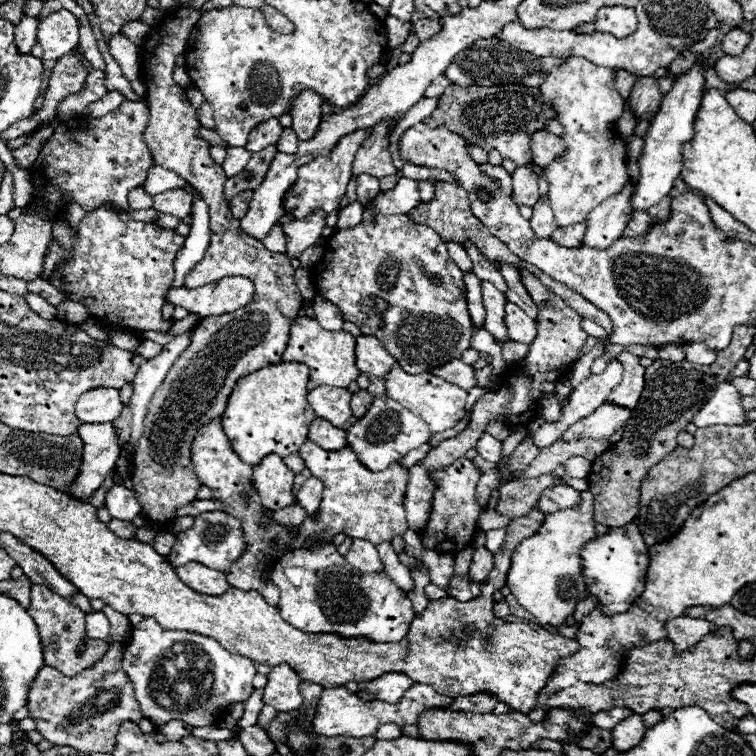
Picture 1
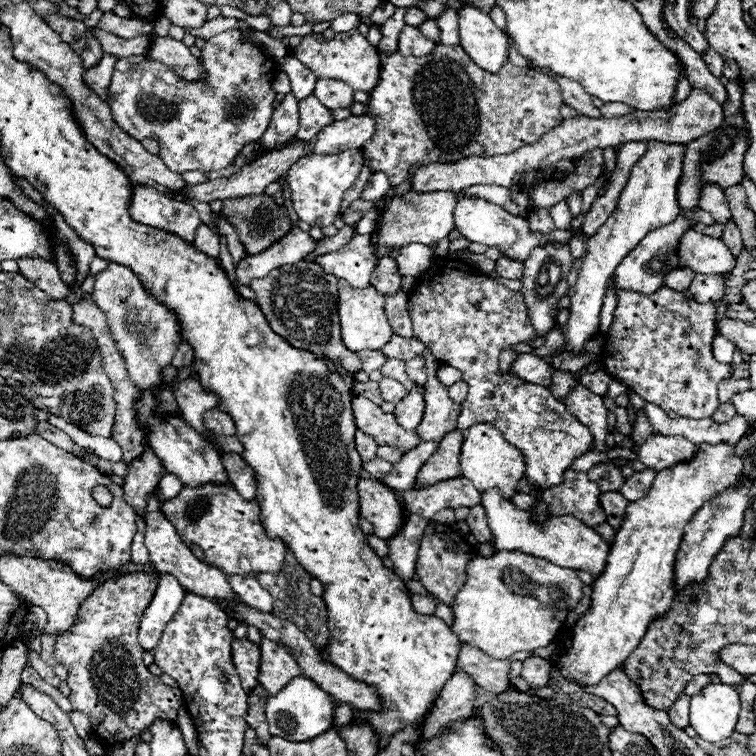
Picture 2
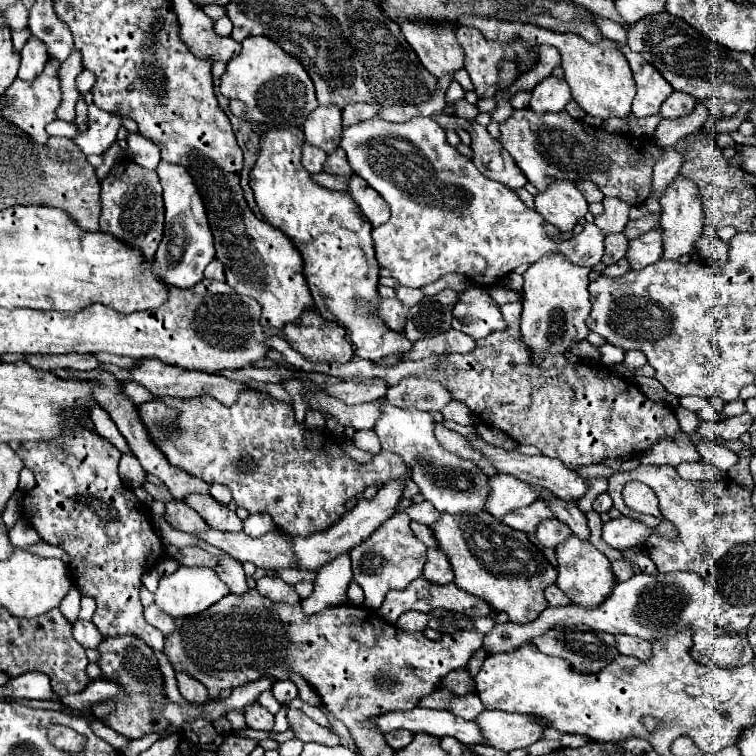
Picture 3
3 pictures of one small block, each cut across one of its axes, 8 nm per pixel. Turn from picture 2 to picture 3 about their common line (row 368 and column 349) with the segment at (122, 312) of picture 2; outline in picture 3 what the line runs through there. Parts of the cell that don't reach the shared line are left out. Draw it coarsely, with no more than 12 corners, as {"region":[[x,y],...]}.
{"region":[[432,118],[344,128],[388,202],[376,260],[422,288],[494,286],[552,252],[604,254],[596,224],[544,218],[448,144]]}

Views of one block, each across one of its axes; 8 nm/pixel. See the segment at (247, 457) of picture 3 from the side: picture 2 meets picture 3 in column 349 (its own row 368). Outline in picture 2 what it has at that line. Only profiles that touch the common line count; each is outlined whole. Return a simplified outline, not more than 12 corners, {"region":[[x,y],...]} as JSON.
{"region":[[436,258],[414,338],[470,386],[456,428],[494,424],[556,486],[592,432],[548,388],[500,372],[536,340],[522,292]]}

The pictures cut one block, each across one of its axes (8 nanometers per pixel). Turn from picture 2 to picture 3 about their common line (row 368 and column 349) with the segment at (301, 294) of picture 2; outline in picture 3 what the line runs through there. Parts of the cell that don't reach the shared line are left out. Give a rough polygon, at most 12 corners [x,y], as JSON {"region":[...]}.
{"region":[[308,310],[284,326],[286,342],[310,362],[350,362],[346,330]]}

